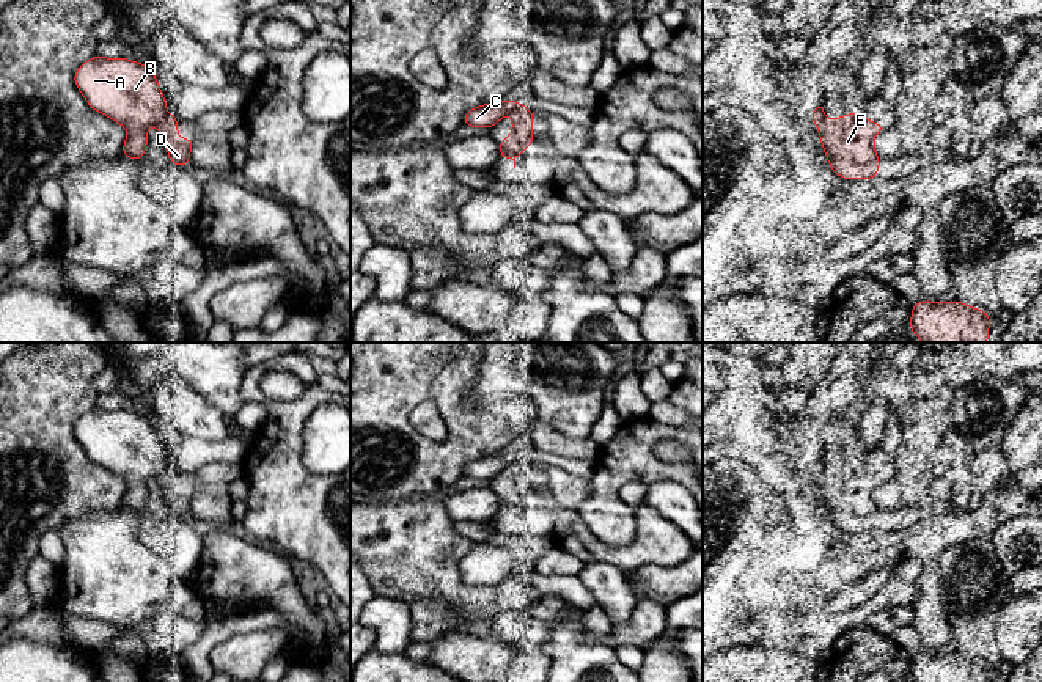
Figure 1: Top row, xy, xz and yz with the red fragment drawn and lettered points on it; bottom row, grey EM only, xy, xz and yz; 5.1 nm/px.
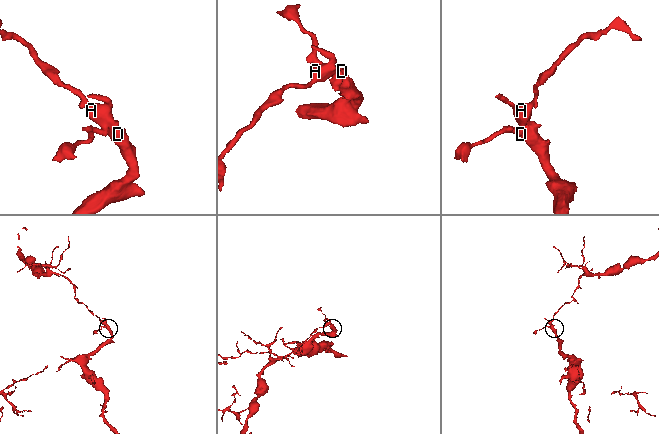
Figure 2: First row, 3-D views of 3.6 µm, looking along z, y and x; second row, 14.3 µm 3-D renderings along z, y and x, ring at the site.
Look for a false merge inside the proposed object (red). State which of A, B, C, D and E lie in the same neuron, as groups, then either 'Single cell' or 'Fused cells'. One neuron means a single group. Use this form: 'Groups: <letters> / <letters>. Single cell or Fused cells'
Groups: A B C / D E. Fused cells

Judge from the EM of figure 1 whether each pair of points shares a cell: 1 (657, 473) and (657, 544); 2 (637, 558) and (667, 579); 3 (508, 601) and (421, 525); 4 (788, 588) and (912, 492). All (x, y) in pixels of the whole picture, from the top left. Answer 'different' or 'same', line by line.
1: different
2: different
3: same
4: different

